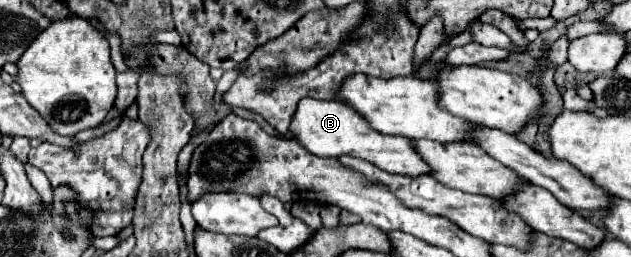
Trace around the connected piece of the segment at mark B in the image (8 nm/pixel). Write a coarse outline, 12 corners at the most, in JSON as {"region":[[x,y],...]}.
{"region":[[300,99],[290,123],[310,153],[352,155],[420,177],[412,139],[378,133],[350,105]]}

